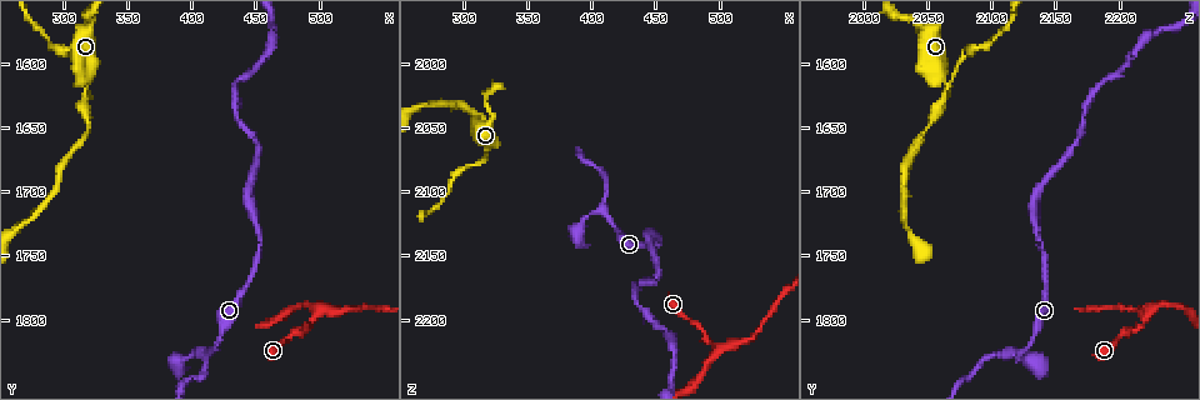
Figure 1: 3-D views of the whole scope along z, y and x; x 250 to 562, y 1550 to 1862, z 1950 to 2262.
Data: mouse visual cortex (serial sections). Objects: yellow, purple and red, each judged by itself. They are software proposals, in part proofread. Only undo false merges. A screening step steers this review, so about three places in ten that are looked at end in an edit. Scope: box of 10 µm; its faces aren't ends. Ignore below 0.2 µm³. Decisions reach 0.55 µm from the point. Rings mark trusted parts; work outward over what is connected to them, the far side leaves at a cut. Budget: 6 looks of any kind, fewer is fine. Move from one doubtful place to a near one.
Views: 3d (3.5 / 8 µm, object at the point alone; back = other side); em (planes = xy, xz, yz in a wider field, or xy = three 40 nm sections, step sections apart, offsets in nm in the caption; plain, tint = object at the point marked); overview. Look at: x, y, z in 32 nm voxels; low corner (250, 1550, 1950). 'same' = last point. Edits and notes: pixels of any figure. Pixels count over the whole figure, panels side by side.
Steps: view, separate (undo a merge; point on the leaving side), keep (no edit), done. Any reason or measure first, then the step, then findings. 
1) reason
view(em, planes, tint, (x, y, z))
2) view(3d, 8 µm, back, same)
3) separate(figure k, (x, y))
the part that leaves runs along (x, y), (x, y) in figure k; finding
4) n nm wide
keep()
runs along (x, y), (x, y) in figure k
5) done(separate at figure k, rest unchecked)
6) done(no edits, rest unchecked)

abrupt turn
view(3d, 3.5 µm, (408, 1828, 2114))

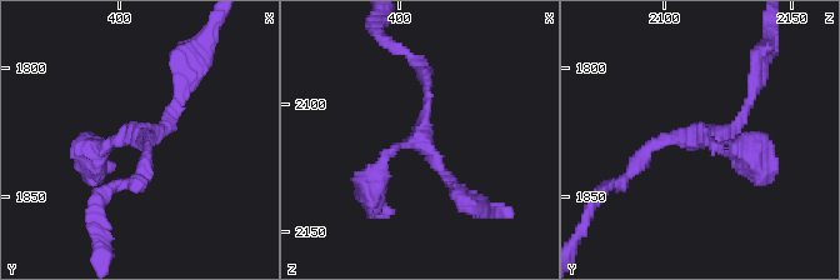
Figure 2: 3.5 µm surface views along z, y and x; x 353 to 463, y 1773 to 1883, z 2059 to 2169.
view(em, xy, step 1, tint, (410, 1827, 2115))

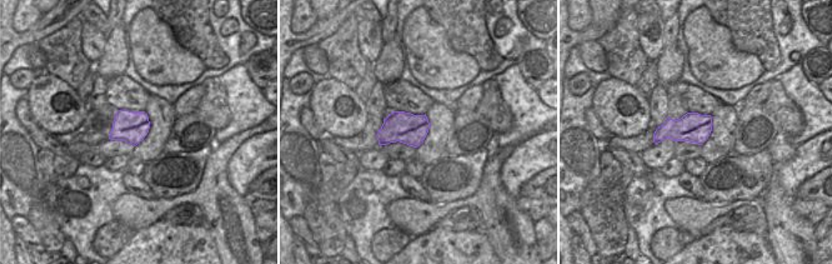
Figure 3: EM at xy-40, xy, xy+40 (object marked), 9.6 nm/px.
300 nm wide
keep()
runs along (179, 90), (168, 125), (94, 159) in figure 2; continuous, no second cell

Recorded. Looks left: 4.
abrupt turn
view(3d, 3.5 µm, (500, 1798, 2222))

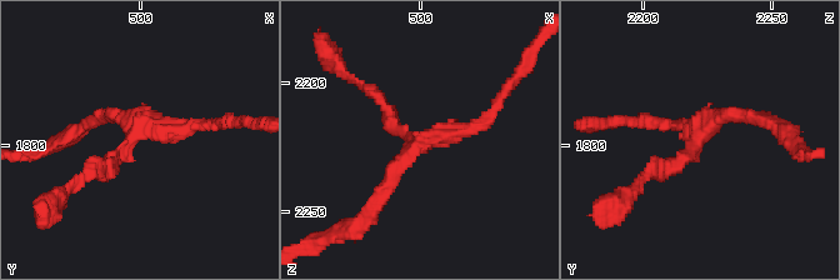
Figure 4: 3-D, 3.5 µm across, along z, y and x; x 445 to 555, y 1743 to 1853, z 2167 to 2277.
view(em, planes, tint, (498, 1796, 2221))

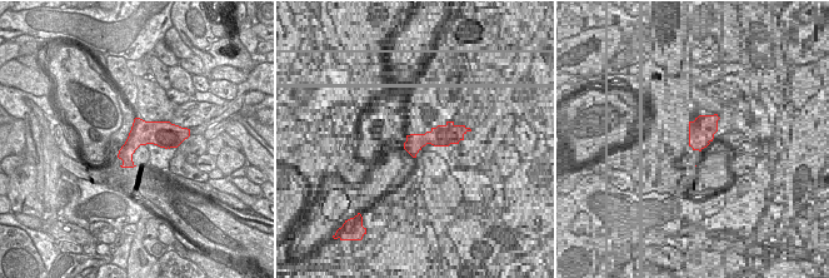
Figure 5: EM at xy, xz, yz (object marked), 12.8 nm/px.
keep()
runs along (85, 175), (143, 129), (211, 125) in figure 4; one cell here

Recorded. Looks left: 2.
calibre changes
view(3d, 3.5 µm, (316, 1616, 2066))

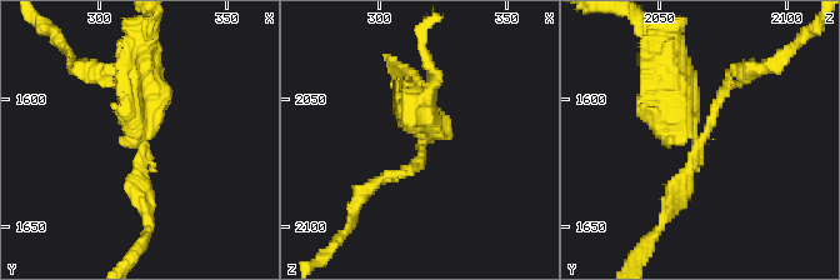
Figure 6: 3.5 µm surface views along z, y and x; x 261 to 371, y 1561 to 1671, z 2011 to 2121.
3 arms; arms of 150, 200, 350 nm; need the tissue
view(em, xy, step 2, tint, (317, 1617, 2066))

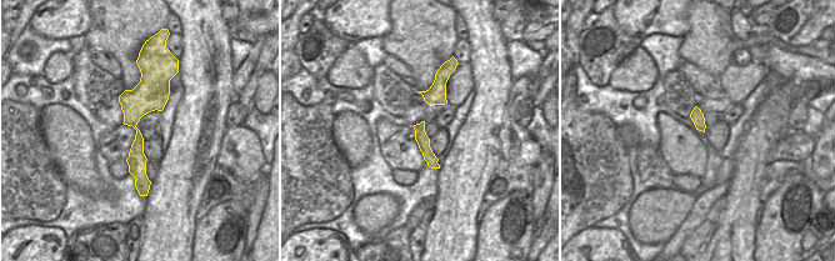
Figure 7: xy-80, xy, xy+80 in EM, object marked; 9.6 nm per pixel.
120 nm wide
separate(figure 6, (720, 96))
border along (415, 125), (423, 151) in figure 7; a second cell is stuck on

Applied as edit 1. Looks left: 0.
done(separate at figure 6, rest unchecked)

